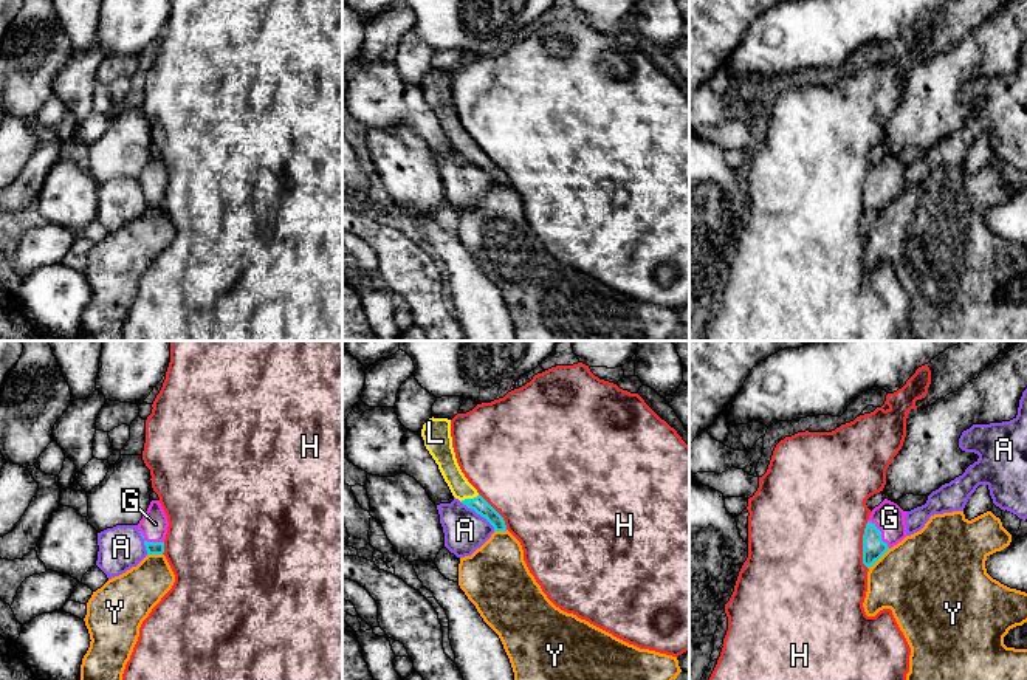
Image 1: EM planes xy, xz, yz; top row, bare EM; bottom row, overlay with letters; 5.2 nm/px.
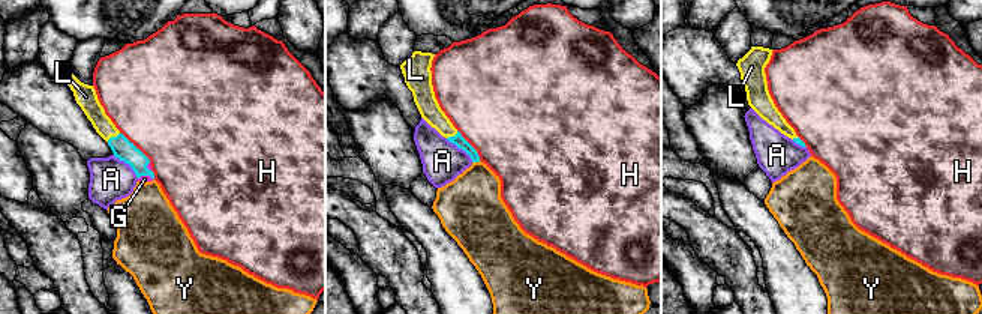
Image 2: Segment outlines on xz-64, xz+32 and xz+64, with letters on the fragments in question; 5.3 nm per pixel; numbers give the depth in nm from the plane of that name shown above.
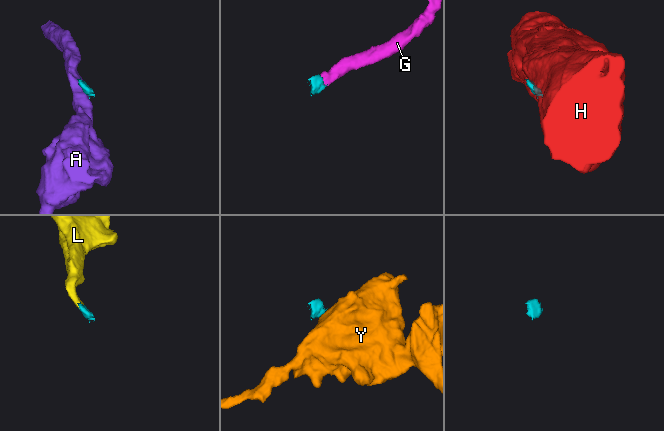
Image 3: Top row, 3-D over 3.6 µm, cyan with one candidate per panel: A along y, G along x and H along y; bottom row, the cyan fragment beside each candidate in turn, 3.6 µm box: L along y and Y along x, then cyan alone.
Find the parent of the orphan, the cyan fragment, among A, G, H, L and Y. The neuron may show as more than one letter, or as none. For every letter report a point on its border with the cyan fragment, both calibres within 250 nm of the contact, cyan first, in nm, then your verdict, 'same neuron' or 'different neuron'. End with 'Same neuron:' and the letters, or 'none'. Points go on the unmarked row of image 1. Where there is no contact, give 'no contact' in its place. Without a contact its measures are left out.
A: xz (479, 166) | 80/220 nm | different neuron
G: yz (880, 186) | 110/160 nm | same neuron
H: yz (863, 197) | 110/500 nm | different neuron
L: xz (470, 152) | 80/110 nm | same neuron
Y: yz (879, 211) | 110/440 nm | different neuron
Same neuron: G, L

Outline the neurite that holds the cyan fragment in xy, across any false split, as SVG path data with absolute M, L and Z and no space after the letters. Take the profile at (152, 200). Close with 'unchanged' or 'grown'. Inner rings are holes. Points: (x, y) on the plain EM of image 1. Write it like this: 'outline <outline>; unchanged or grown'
outline M160 153L150 155L136 180L144 192L147 208L163 208L169 175Z; grown

